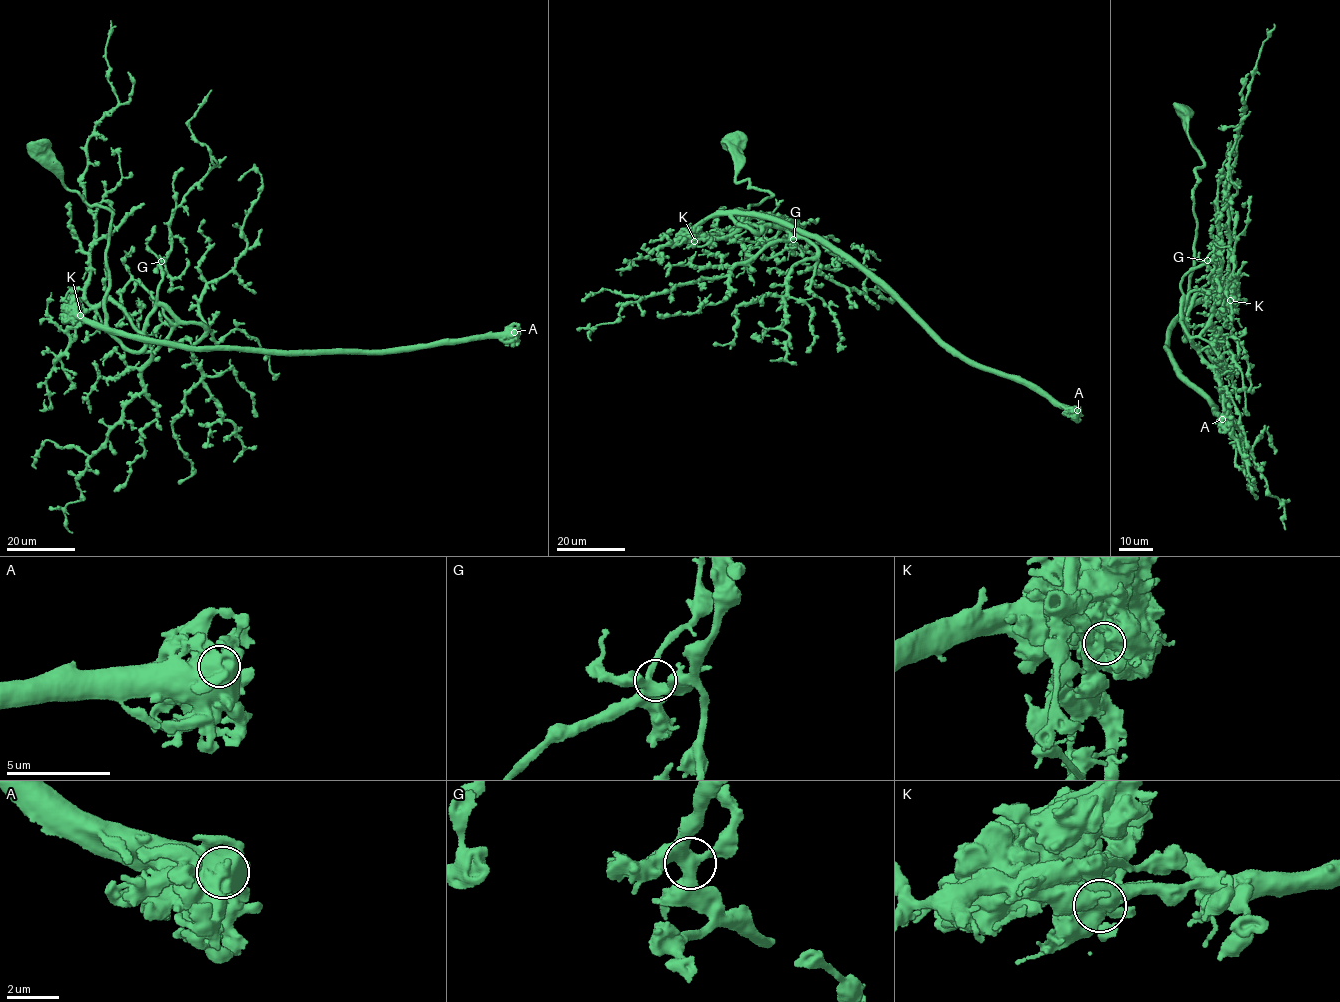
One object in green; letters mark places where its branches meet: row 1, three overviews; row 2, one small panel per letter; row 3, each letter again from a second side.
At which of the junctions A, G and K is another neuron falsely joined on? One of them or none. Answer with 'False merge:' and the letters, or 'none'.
False merge: K

